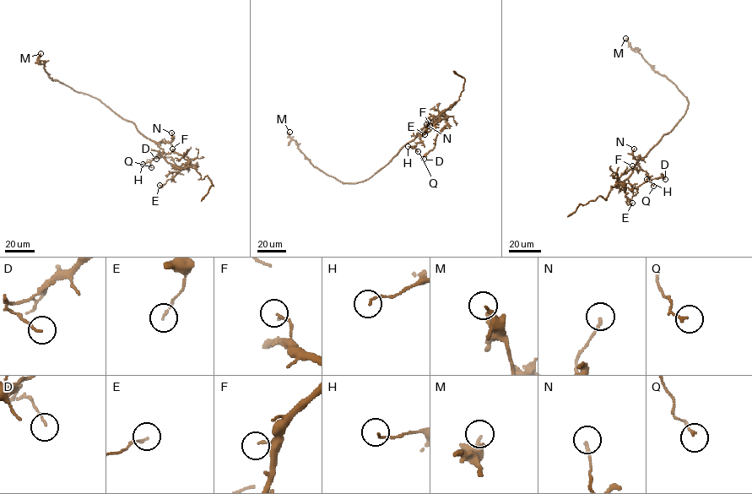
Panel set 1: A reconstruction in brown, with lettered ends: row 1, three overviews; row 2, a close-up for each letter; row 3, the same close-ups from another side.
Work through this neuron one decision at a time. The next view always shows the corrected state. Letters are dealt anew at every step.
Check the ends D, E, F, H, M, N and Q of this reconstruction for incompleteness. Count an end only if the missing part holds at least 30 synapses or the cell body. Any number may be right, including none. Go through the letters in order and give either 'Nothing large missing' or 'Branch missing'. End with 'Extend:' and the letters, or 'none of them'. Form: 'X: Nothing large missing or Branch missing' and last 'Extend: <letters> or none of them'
D: Nothing large missing
E: Nothing large missing
F: Nothing large missing
H: Nothing large missing
M: Nothing large missing
N: Nothing large missing
Q: Nothing large missing
Extend: none of them

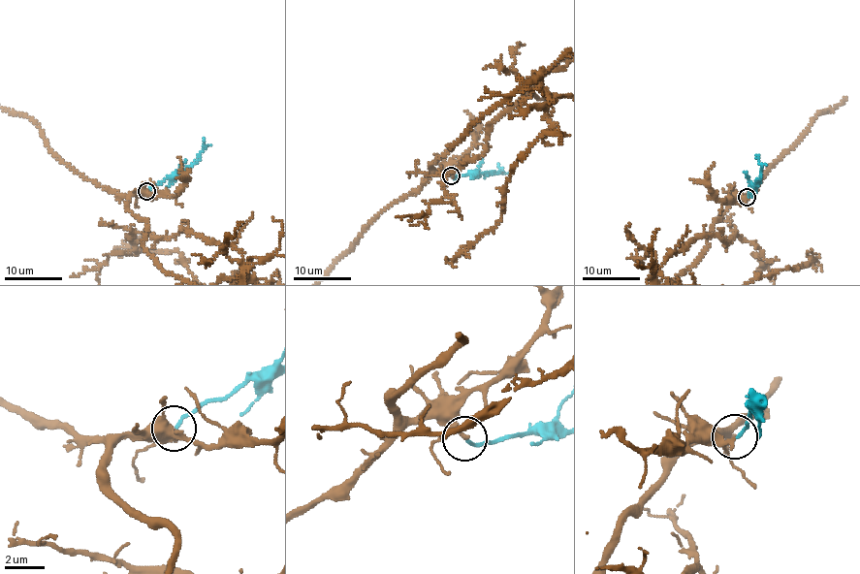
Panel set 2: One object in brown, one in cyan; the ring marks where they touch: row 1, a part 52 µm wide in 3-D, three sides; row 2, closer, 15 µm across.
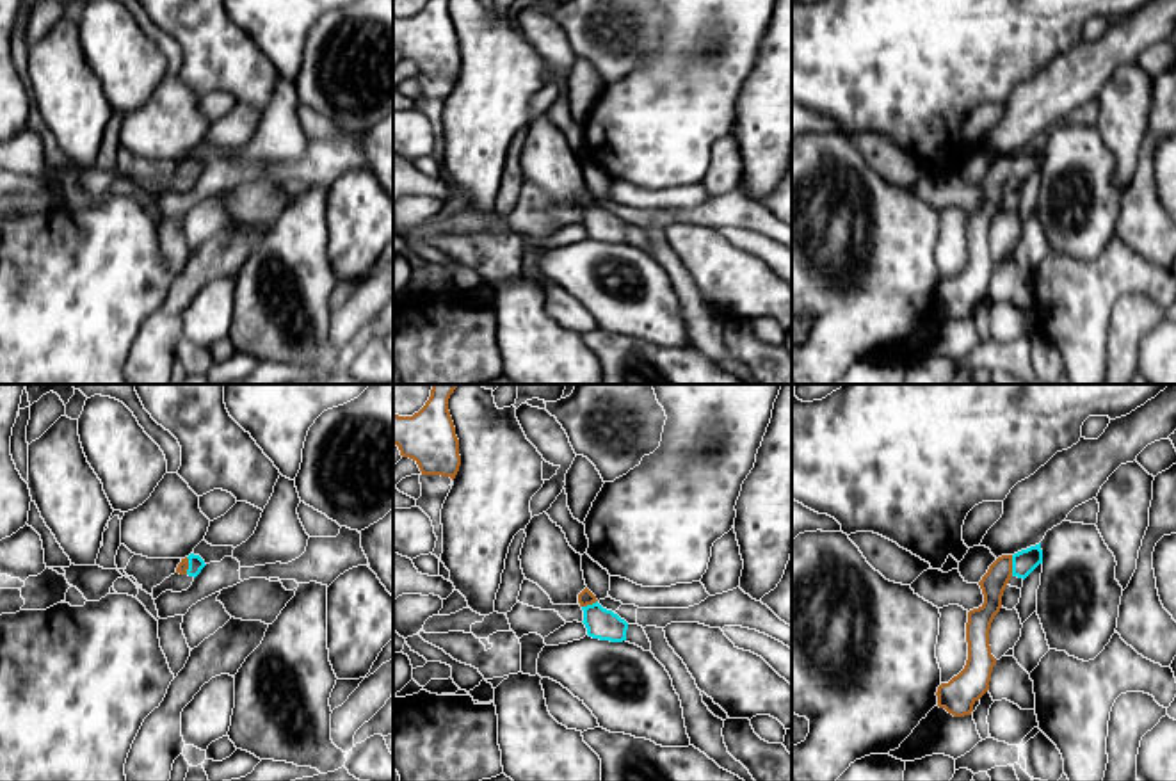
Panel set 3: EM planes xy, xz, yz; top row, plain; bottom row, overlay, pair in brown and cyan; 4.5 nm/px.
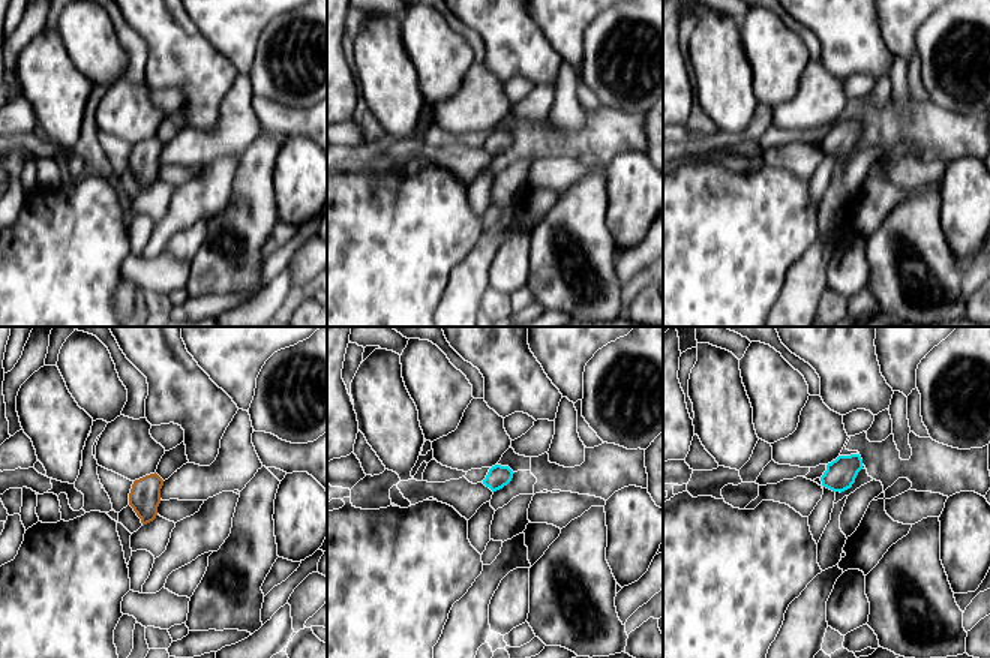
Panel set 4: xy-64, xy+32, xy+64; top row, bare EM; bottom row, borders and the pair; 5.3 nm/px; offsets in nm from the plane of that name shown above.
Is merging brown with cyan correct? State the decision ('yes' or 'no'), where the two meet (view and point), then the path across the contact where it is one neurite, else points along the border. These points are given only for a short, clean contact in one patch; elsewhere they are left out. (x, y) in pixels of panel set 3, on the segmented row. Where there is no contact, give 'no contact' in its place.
yes | yz (1011, 566) | across yz (993, 584), (1011, 566), (1023, 563)

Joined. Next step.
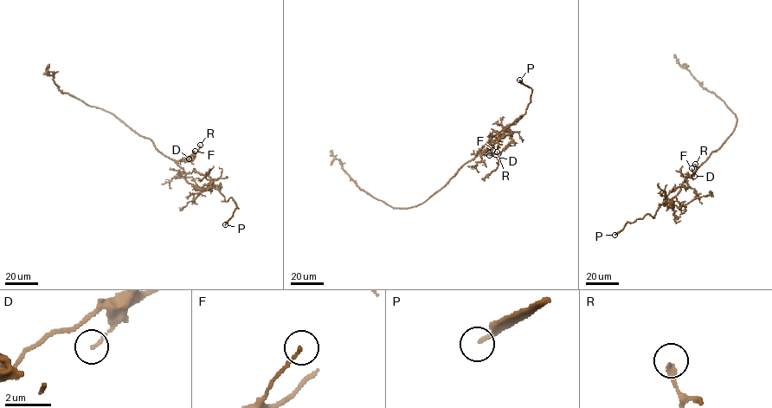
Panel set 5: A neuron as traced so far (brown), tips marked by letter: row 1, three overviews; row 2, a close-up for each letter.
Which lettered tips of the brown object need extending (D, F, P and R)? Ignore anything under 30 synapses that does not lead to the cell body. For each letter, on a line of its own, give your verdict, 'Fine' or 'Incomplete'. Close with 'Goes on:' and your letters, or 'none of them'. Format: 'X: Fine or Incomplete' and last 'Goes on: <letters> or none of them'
D: Fine
F: Fine
P: Incomplete
R: Fine
Goes on: P

